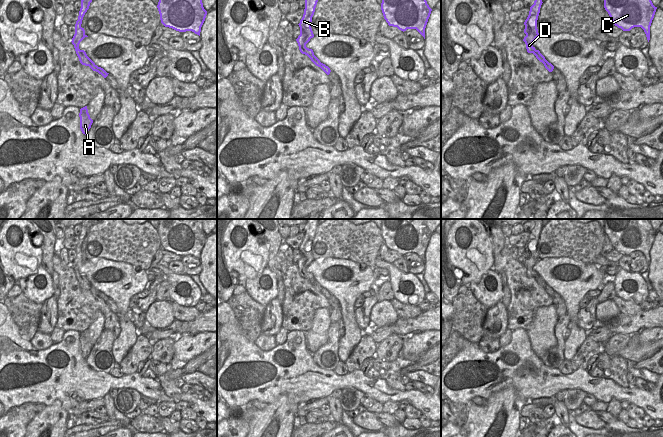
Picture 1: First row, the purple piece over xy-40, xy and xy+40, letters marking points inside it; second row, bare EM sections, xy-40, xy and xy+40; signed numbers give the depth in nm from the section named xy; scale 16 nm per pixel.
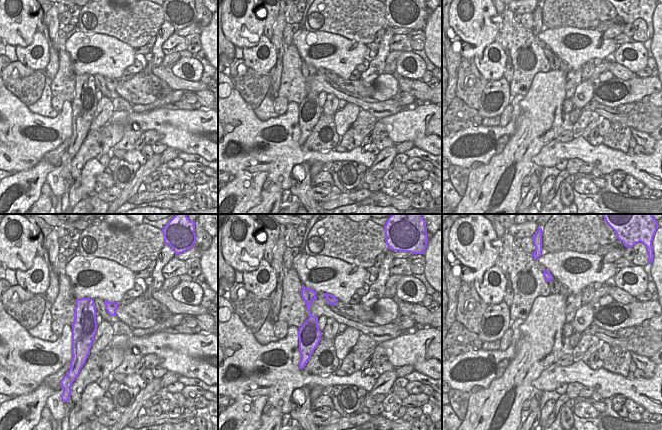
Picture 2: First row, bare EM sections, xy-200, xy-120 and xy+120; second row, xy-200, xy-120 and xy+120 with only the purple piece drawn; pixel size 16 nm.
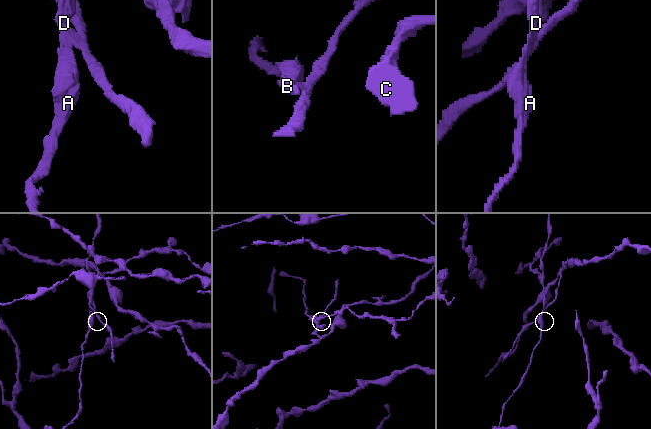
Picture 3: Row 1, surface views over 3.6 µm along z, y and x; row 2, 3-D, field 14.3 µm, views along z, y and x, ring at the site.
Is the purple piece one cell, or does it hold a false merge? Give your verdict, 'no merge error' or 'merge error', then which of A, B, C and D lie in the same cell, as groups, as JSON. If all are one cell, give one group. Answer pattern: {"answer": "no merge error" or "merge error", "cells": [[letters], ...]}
{"answer": "merge error", "cells": [["A", "B", "D"], ["C"]]}

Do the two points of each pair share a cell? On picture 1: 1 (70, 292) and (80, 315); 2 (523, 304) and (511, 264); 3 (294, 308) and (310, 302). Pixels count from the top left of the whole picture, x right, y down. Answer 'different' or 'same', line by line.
1: same
2: same
3: same

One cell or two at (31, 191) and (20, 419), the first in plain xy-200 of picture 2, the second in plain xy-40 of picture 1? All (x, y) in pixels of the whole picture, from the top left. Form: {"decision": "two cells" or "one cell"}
{"decision": "one cell"}

